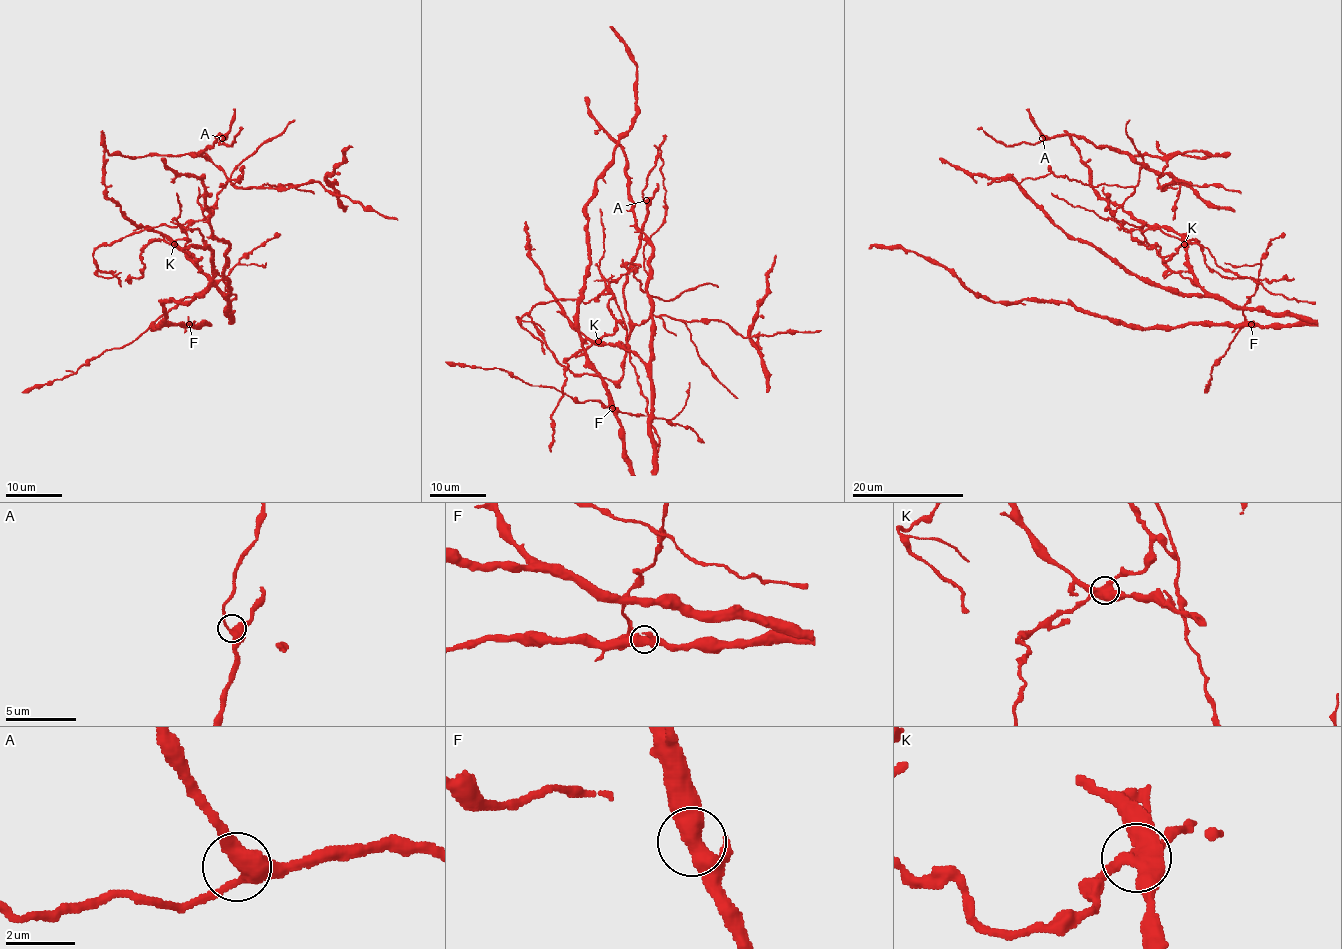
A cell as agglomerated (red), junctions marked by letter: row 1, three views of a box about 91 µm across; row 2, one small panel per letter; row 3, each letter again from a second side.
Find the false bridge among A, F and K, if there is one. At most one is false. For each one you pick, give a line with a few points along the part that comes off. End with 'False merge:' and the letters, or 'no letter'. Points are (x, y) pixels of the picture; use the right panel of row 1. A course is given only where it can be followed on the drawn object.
K: Course of the part to remove: (1184, 244), (1175, 254), (1161, 256), (1116, 220), (1114, 214), (1132, 187), (1090, 187), (1052, 173), (988, 185)
False merge: K

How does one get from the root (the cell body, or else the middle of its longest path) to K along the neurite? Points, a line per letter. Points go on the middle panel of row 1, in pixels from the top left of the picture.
K: (634, 369), (626, 342), (625, 321), (609, 289), (612, 296), (608, 305), (615, 319), (615, 331), (598, 341)

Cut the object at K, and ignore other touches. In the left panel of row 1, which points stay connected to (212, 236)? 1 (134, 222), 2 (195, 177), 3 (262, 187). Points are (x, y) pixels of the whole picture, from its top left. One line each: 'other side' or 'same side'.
1: same side
2: same side
3: same side

